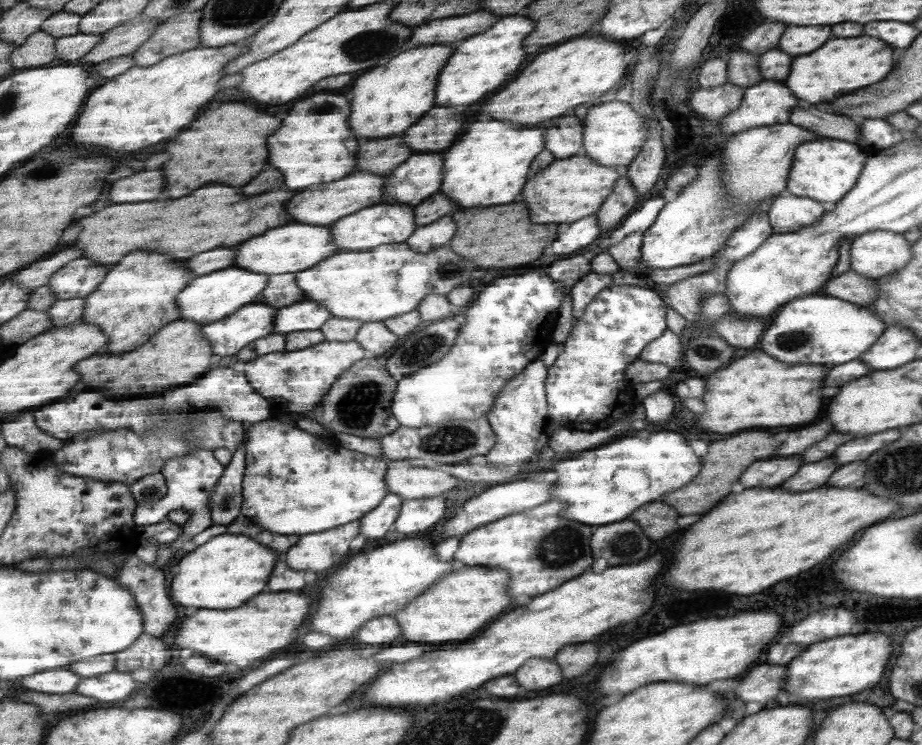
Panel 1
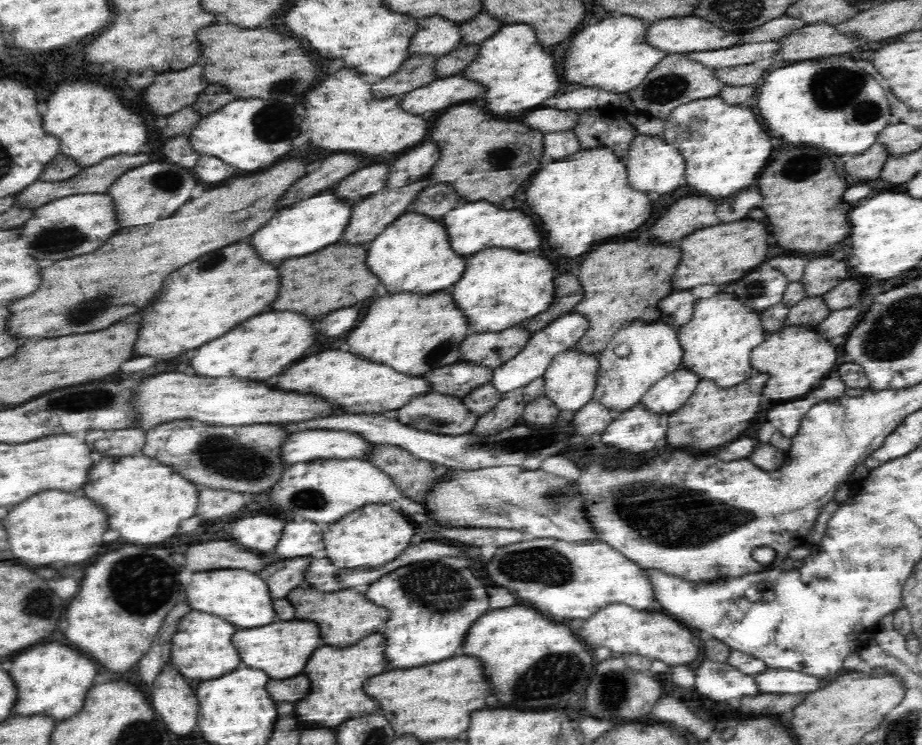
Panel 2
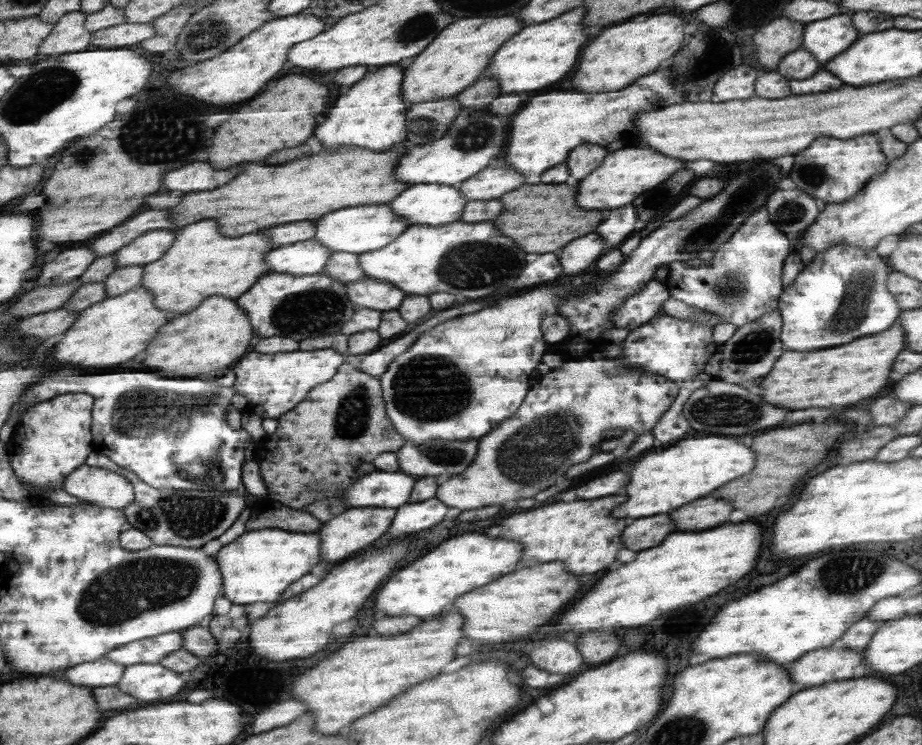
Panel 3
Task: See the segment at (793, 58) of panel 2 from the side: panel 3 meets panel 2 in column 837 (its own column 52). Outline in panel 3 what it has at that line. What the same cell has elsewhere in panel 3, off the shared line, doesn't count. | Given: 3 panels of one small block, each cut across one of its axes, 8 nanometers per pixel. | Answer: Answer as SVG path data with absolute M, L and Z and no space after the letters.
M81 11L62 16L54 25L48 39L41 45L41 53L65 55L88 50L92 45L92 33L84 28L84 18L87 16Z

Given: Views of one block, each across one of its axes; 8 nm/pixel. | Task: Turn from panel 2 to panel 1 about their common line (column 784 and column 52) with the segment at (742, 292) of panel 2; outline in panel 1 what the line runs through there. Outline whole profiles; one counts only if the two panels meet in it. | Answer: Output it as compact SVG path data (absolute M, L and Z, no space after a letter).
M76 258L57 270L47 285L53 290L57 300L85 298L98 289L106 274L108 266L92 264L90 258Z

